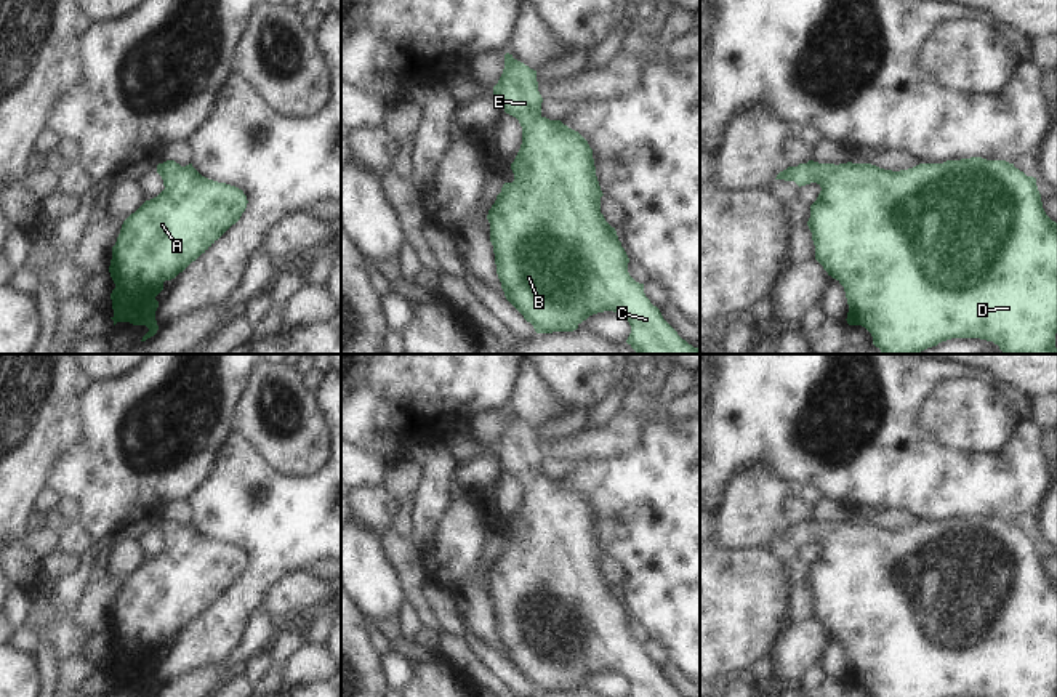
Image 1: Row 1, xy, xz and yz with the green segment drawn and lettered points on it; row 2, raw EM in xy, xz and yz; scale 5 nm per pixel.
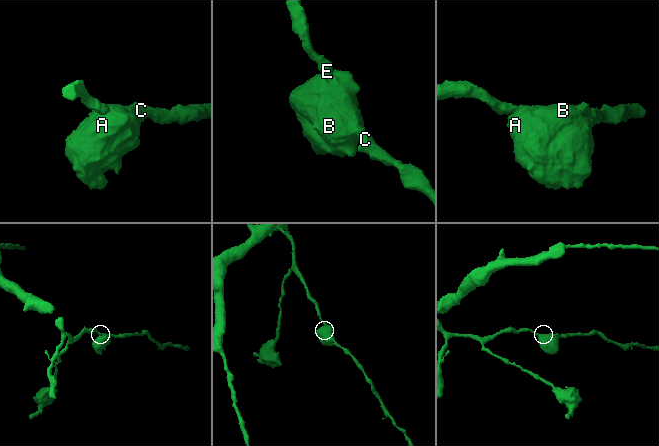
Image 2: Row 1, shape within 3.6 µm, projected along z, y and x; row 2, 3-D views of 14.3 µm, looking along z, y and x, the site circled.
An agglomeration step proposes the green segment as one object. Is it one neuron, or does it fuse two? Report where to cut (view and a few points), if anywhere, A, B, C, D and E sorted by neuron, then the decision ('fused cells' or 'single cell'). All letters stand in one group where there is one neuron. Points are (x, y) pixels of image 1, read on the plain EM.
no cut; A B C D E; single cell

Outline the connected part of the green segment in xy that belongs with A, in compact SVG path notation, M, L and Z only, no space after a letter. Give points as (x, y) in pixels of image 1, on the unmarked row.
M175 519L157 524L165 548L146 559L122 583L109 625L115 647L111 652L114 684L130 681L146 684L149 691L143 697L157 692L159 684L155 655L163 649L163 641L175 638L192 620L205 612L247 567L247 554L242 548L202 535L192 522L181 526Z

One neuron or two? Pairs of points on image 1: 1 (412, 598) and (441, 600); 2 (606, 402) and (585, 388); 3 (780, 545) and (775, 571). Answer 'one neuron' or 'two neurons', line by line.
1: two neurons
2: two neurons
3: two neurons

